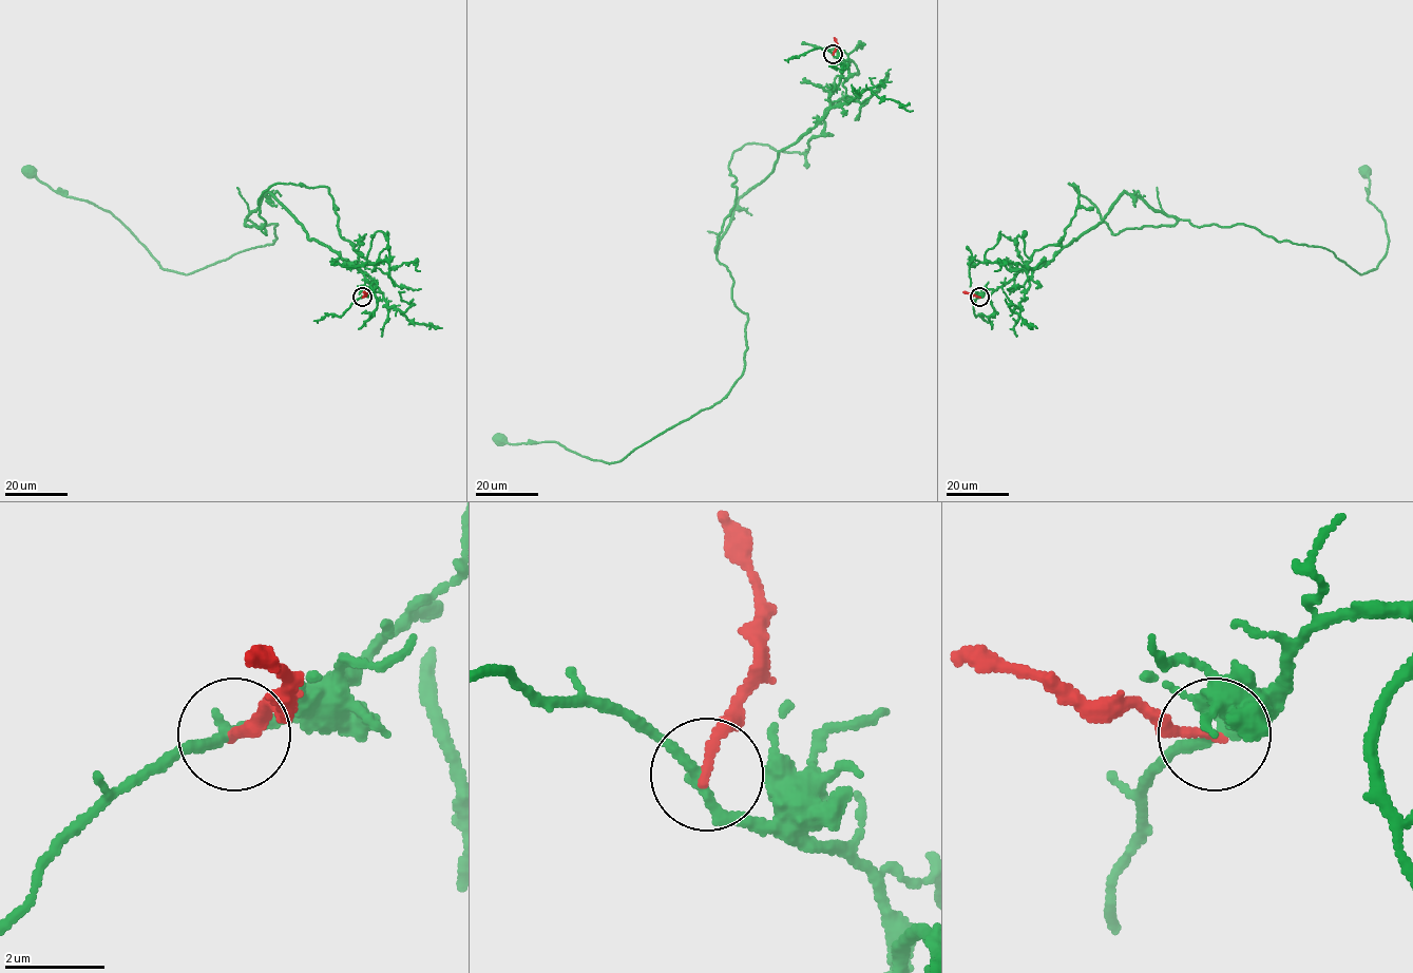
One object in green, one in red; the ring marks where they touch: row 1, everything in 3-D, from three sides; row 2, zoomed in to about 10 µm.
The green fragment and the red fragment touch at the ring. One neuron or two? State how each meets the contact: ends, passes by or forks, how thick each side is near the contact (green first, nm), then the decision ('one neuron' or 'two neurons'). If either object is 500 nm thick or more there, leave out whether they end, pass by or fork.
green passes by; red ends; calibres 200 and 190 nm; two neurons

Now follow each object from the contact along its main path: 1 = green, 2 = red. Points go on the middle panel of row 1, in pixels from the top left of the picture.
1: (833, 54), (844, 68), (827, 112), (719, 242), (747, 313), (725, 397), (619, 461), (500, 439)
2: (834, 54), (836, 46), (834, 37)

